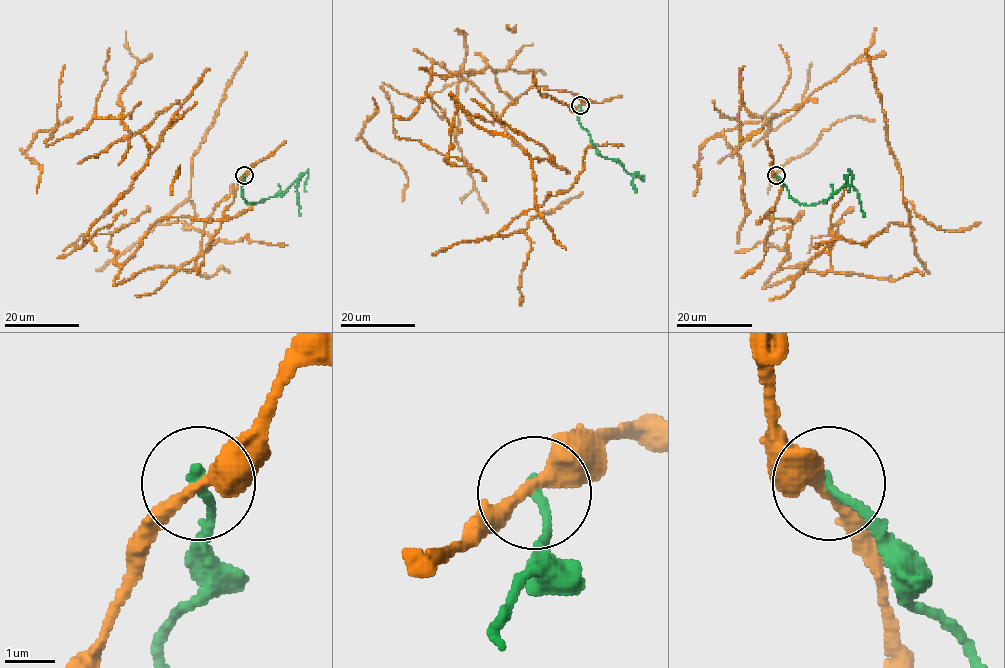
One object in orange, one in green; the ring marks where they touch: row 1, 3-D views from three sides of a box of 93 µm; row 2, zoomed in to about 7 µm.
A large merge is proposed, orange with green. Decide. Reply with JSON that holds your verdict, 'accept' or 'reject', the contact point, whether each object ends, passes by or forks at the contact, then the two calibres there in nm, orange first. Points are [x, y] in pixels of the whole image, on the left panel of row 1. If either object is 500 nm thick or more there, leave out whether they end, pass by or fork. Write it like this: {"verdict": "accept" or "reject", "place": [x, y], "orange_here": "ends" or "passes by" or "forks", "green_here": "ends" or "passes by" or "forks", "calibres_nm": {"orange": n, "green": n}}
{"verdict": "reject", "place": [244, 175], "orange_here": "passes by", "green_here": "ends", "calibres_nm": {"orange": 320, "green": 220}}

